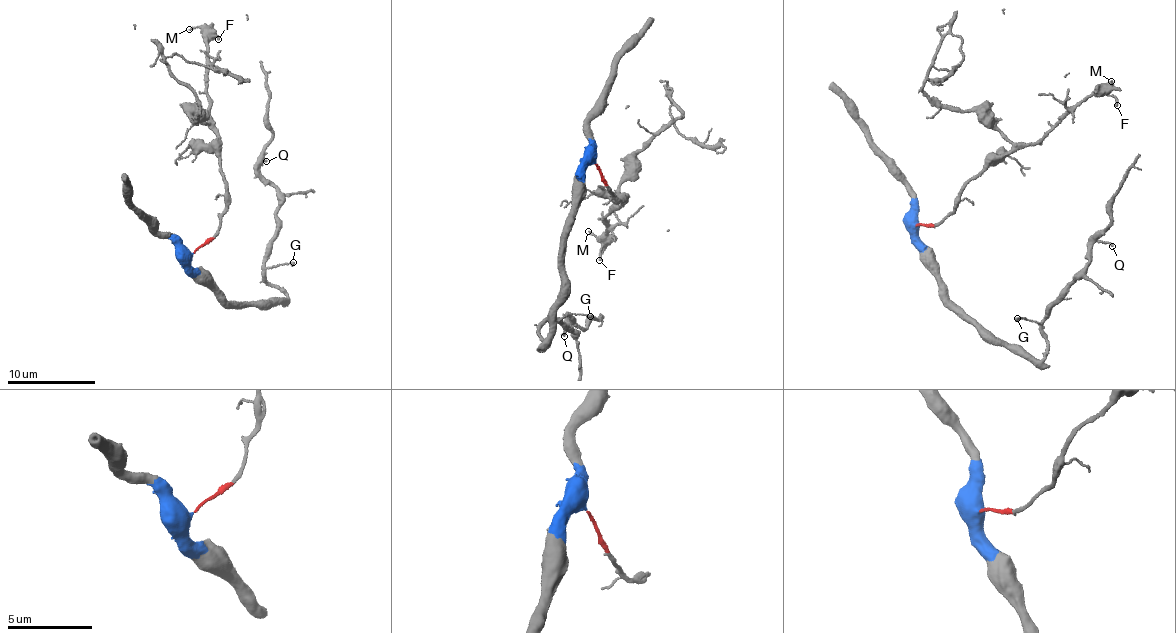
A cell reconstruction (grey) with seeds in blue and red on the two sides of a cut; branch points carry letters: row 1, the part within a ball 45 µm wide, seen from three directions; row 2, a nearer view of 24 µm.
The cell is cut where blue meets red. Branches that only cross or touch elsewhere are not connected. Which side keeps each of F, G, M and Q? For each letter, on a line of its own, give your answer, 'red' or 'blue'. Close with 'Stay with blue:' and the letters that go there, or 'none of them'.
F: red
G: blue
M: red
Q: blue
Stay with blue: G, Q

